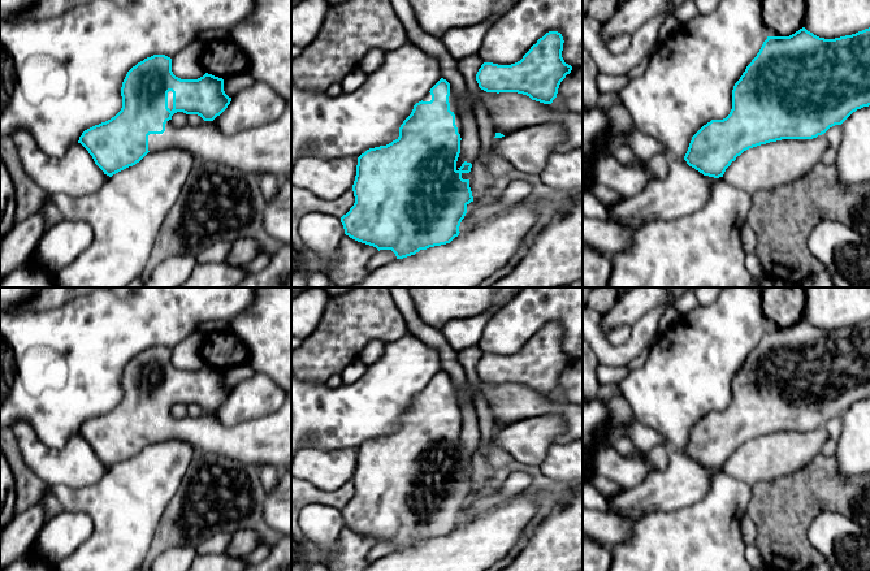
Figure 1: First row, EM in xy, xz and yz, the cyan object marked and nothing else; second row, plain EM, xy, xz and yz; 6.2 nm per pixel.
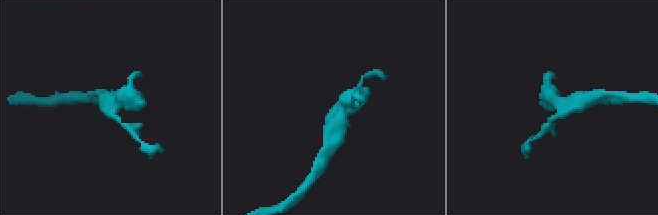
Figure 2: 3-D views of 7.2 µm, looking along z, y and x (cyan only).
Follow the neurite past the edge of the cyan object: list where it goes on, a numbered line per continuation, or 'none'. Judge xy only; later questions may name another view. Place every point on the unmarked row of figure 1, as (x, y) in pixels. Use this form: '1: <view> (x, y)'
1: xy (267, 440)

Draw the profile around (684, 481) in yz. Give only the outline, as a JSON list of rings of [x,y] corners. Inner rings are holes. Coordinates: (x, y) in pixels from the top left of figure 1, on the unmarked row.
[[[671,450],[668,467],[666,470],[652,470],[637,486],[607,498],[610,505],[607,511],[639,522],[650,514],[670,512],[688,507],[706,496],[714,472],[714,468],[704,467],[689,458],[684,450]]]

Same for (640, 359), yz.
[[[652,343],[649,347],[644,349],[644,350],[627,365],[627,368],[628,368],[629,371],[633,371],[633,369],[637,369],[637,368],[642,367],[644,363],[645,363],[646,359],[648,359],[649,354],[650,354],[652,346],[653,346],[653,343]]]

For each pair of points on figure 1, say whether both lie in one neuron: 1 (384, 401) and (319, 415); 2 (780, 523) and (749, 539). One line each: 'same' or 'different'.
1: same
2: different

